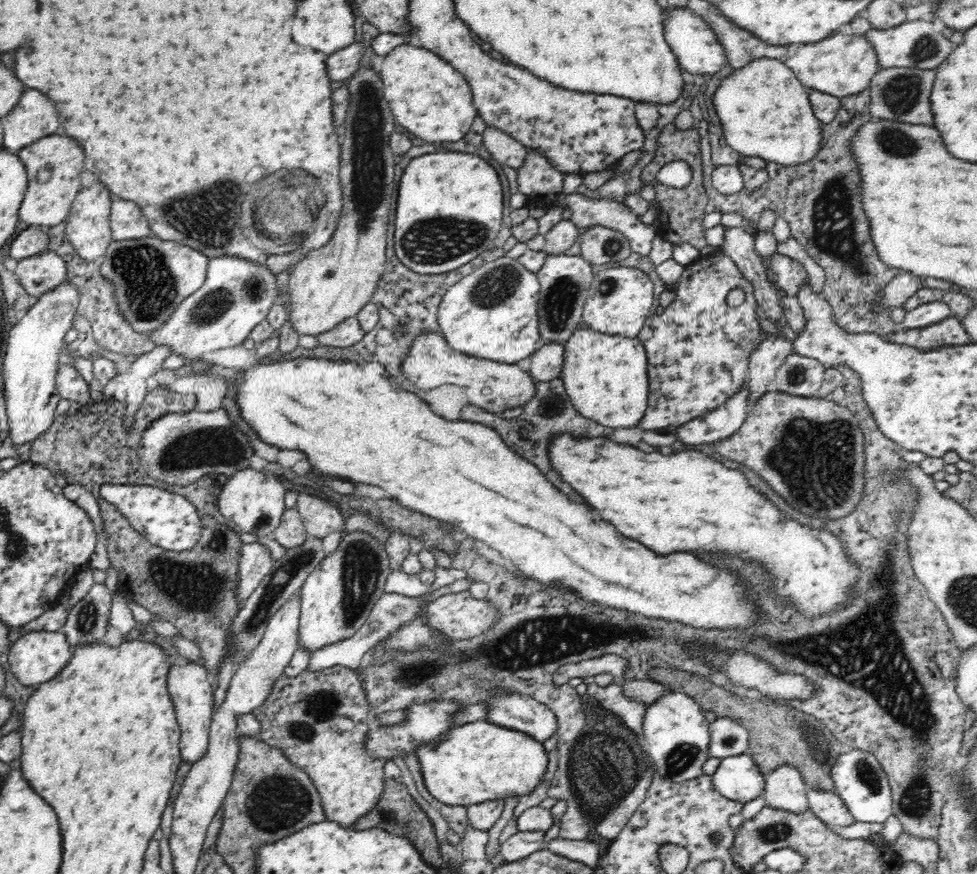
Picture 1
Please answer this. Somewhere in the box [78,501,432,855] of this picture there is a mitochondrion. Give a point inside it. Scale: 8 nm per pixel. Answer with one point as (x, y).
(200, 588)

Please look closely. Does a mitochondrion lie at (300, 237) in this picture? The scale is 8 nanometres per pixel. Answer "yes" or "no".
no

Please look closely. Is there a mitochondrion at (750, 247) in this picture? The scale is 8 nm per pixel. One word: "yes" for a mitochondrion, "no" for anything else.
no

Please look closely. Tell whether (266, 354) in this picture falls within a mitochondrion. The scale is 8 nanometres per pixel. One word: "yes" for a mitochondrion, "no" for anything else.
no

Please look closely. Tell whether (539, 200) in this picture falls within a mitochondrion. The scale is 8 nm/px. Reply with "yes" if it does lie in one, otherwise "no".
no

